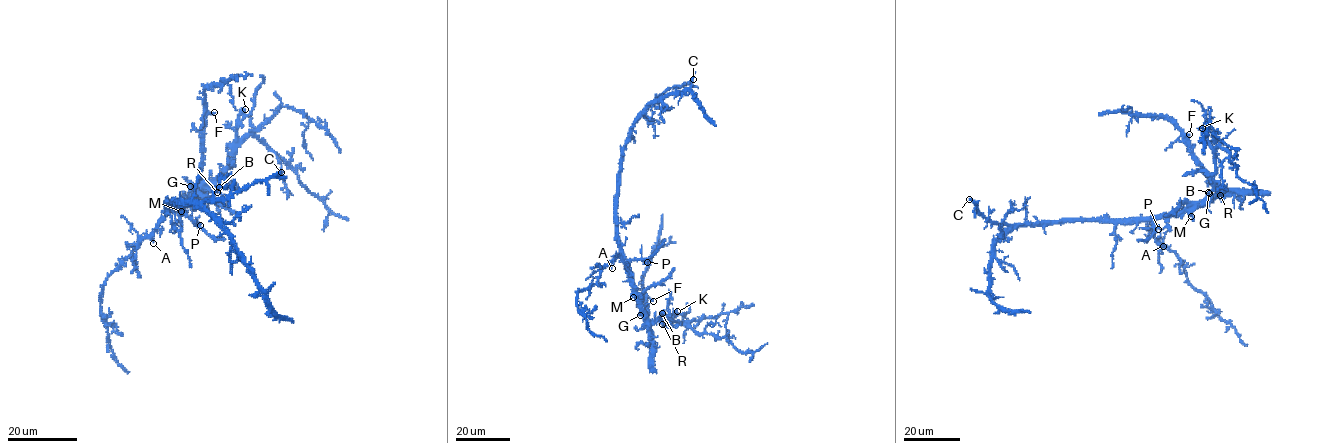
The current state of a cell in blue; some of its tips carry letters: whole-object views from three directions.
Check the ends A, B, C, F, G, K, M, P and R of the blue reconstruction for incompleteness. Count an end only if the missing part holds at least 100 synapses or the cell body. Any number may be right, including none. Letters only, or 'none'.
K

